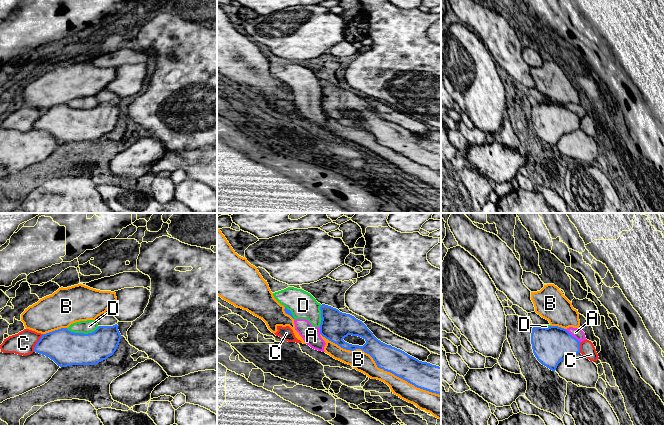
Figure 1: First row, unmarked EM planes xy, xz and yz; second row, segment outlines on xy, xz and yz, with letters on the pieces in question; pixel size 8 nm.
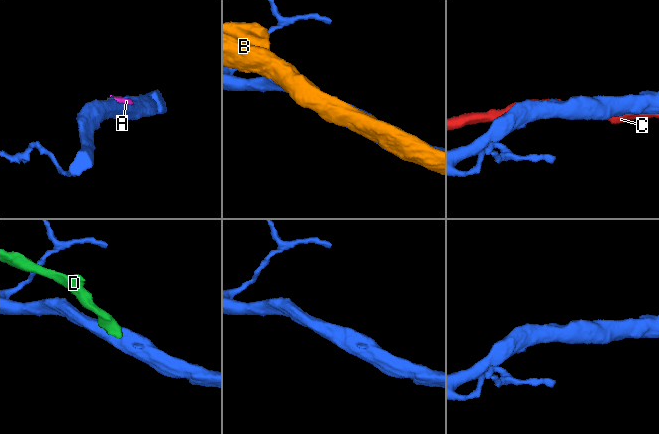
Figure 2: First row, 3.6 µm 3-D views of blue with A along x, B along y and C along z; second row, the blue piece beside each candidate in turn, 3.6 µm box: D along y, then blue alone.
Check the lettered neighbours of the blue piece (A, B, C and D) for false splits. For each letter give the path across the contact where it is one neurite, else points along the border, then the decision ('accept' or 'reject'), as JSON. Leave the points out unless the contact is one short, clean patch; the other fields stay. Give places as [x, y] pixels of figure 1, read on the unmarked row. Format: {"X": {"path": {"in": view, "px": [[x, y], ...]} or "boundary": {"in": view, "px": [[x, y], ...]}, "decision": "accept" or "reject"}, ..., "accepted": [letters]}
{"A": {"boundary": {"in": "yz", "px": [[565, 105], [580, 118]]}, "decision": "reject"}, "B": {"decision": "reject"}, "C": {"decision": "reject"}, "D": {"boundary": {"in": "xy", "px": [[99, 102], [87, 109], [74, 109], [66, 104]]}, "decision": "reject"}, "accepted": []}

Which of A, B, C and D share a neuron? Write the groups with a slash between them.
A D / B / C

